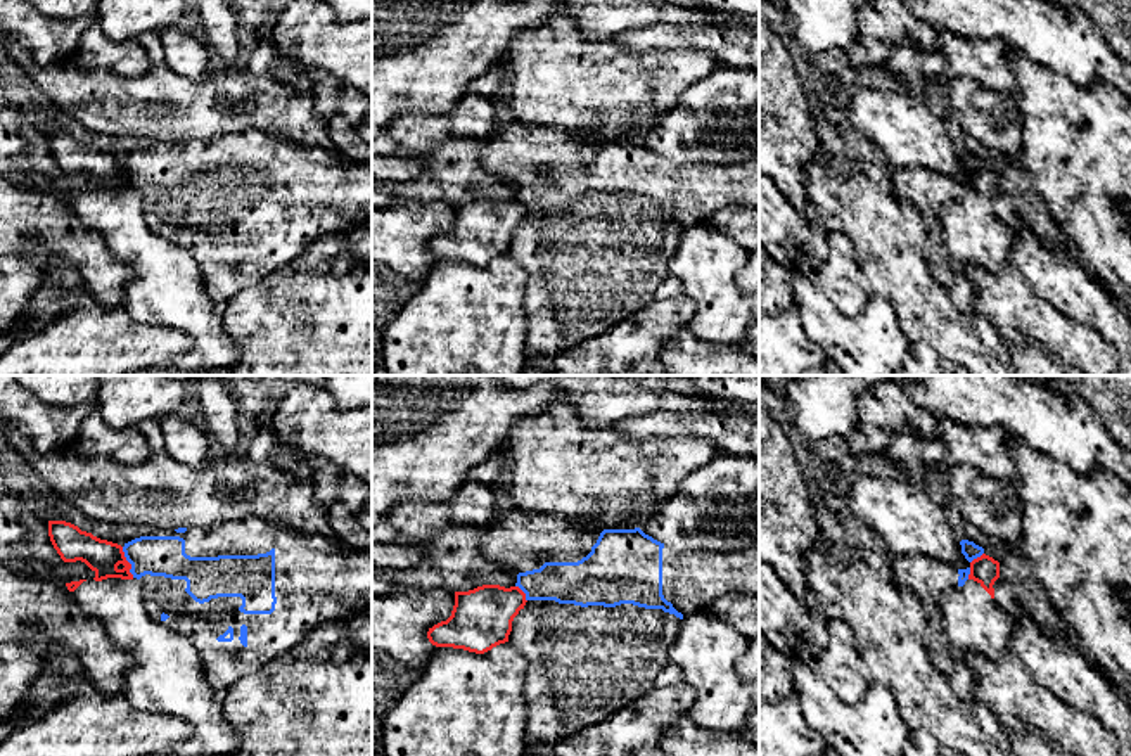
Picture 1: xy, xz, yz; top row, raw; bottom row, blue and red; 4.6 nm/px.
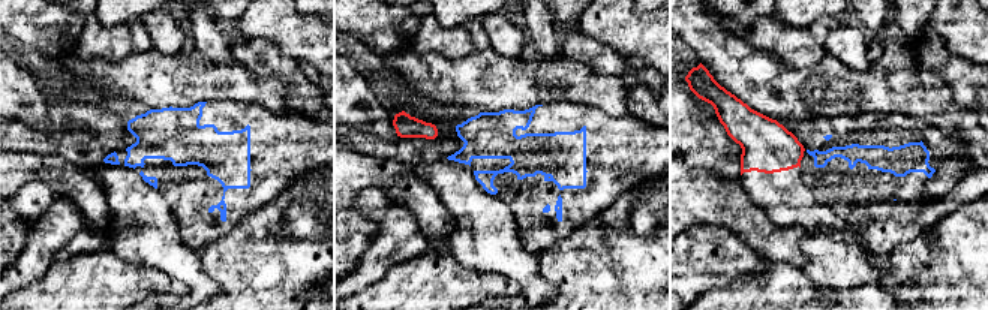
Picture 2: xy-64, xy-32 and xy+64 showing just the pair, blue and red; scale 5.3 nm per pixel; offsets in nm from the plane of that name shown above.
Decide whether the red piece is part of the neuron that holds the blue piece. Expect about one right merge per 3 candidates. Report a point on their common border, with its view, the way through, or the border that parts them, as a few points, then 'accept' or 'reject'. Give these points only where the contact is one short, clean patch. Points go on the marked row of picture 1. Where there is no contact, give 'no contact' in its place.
contact xy (128, 561); border xy (121, 547), (134, 576); reject

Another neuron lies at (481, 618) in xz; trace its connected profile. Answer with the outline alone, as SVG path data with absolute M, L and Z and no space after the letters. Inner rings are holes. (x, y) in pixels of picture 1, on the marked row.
M482 585L455 592L451 616L429 628L427 638L436 647L484 654L508 642L512 621L526 602L526 593L519 586Z

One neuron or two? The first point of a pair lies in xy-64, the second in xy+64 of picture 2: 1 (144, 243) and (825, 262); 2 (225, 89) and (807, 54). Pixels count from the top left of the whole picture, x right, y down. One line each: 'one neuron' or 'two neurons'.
1: one neuron
2: two neurons

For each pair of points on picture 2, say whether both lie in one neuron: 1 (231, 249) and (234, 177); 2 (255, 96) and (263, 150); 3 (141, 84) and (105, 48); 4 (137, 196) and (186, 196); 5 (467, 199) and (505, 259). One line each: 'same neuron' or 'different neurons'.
1: different neurons
2: different neurons
3: different neurons
4: different neurons
5: same neuron

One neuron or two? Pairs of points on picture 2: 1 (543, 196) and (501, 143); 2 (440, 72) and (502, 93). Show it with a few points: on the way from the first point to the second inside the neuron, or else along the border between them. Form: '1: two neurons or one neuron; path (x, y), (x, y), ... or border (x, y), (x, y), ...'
1: one neuron; path (523, 192), (522, 181), (492, 172), (491, 166)
2: one neuron; path (455, 81), (488, 81)

